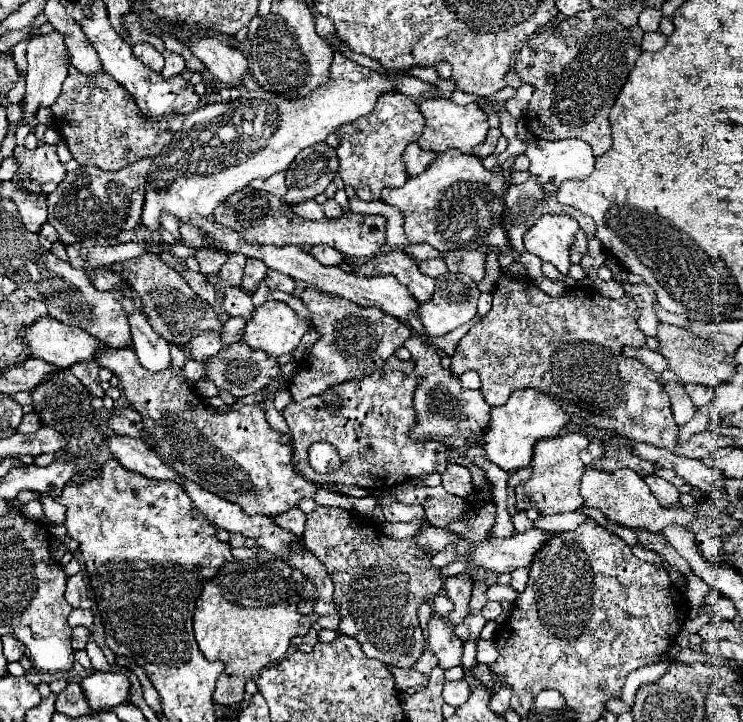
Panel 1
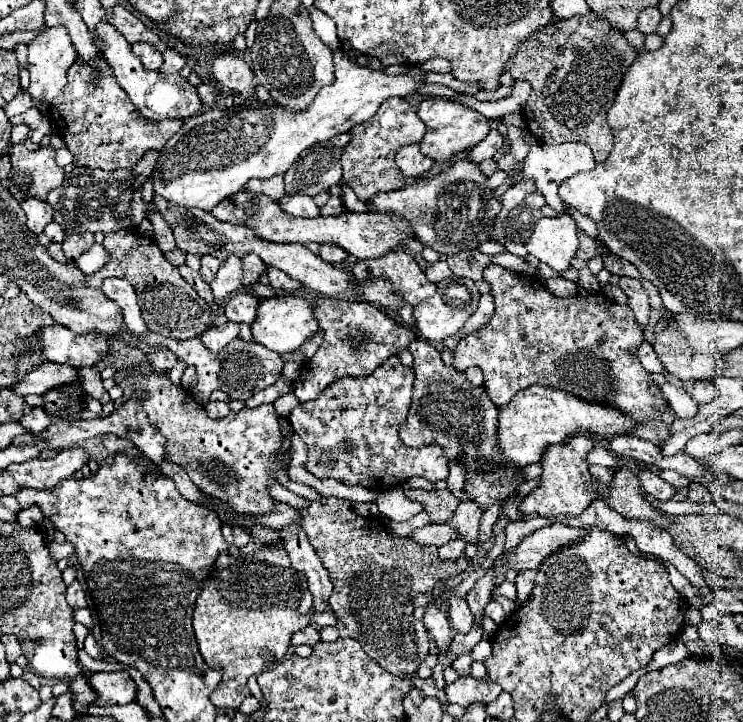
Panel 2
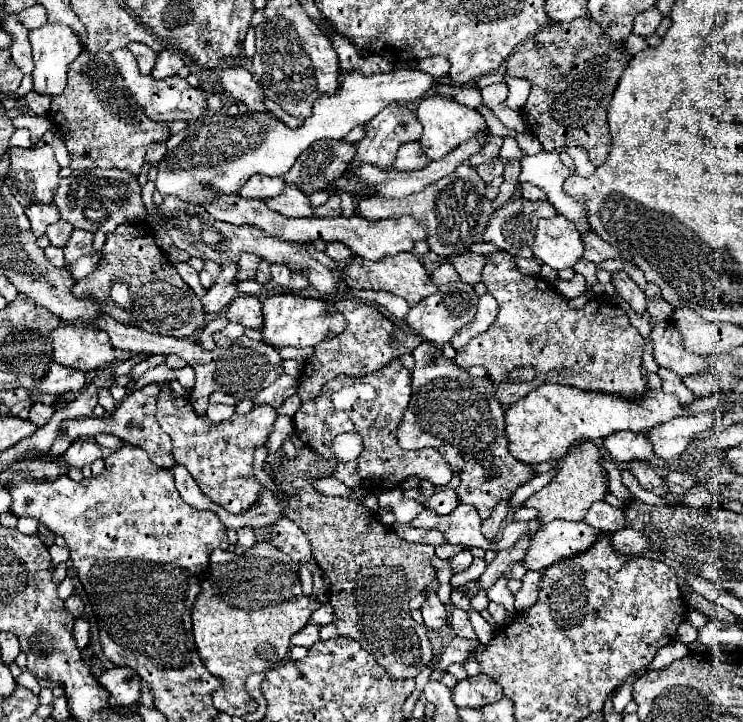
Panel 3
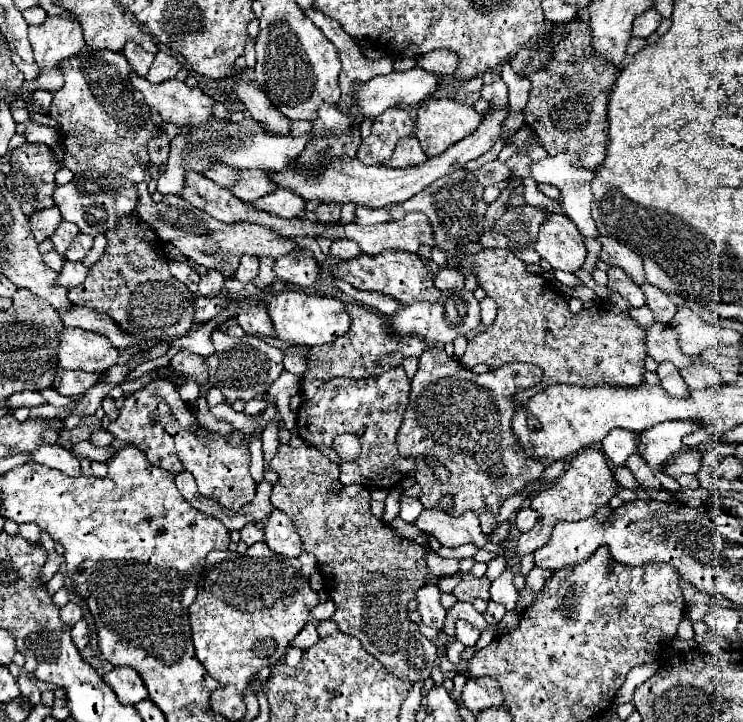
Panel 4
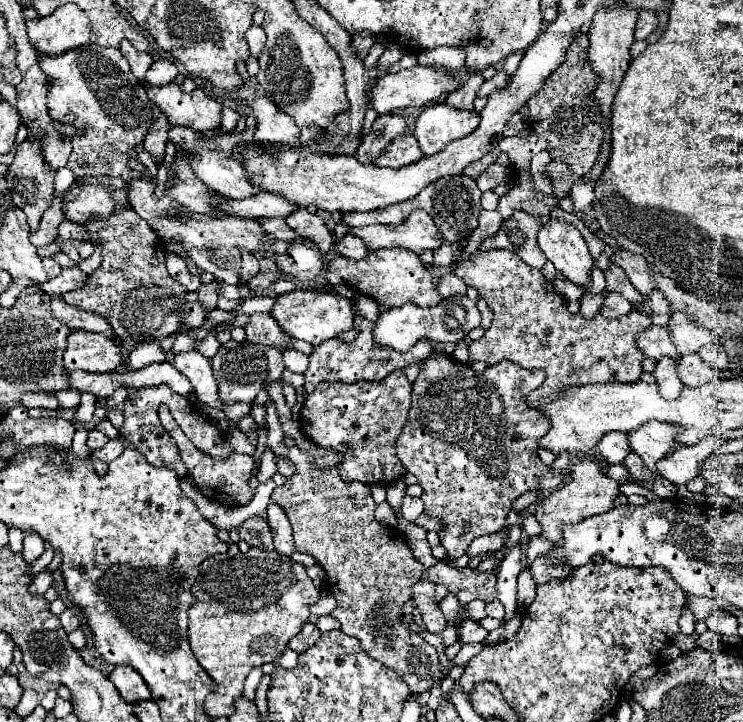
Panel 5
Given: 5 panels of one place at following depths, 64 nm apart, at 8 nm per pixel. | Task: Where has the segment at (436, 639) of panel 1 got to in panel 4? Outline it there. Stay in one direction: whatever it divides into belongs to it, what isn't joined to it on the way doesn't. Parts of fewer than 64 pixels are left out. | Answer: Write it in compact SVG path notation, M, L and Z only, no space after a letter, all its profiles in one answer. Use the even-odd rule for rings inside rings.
M434 582L424 584L422 588L416 590L416 602L418 602L418 612L424 620L426 626L442 630L444 628L444 620L446 620L446 610L440 604L440 592L438 586Z

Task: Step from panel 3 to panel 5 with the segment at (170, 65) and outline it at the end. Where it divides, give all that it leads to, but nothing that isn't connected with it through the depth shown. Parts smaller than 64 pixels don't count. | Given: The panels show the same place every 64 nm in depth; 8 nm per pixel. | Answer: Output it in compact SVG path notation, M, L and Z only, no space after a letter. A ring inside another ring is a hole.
M166 58L156 60L150 70L146 72L146 82L152 86L162 86L162 84L170 84L178 74L178 66Z

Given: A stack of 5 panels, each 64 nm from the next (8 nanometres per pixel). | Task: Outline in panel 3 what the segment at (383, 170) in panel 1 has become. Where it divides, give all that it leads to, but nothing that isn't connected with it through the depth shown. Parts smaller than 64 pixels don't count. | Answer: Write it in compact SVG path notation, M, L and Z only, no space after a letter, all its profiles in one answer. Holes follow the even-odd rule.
M398 102L386 106L376 118L372 118L366 130L368 130L366 138L362 138L356 144L358 152L356 152L354 160L350 162L350 168L356 168L360 164L374 164L378 168L392 170L392 162L396 158L396 150L400 148L400 144L410 142L410 140L420 140L420 136L422 136L422 124L418 122L418 118L408 108L400 106Z

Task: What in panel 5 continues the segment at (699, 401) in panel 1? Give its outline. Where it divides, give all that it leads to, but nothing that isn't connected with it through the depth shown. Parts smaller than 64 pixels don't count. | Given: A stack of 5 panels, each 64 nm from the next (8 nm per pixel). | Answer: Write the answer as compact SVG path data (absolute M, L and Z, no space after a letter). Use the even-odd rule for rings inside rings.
M686 354L678 360L678 376L686 386L698 386L714 380L718 372L710 368L698 354Z

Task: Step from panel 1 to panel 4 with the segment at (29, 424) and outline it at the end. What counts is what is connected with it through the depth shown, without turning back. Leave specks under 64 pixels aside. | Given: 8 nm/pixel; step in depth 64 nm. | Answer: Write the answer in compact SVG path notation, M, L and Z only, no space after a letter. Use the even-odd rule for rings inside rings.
M38 406L30 410L30 418L56 418L58 416L58 408L54 406Z

